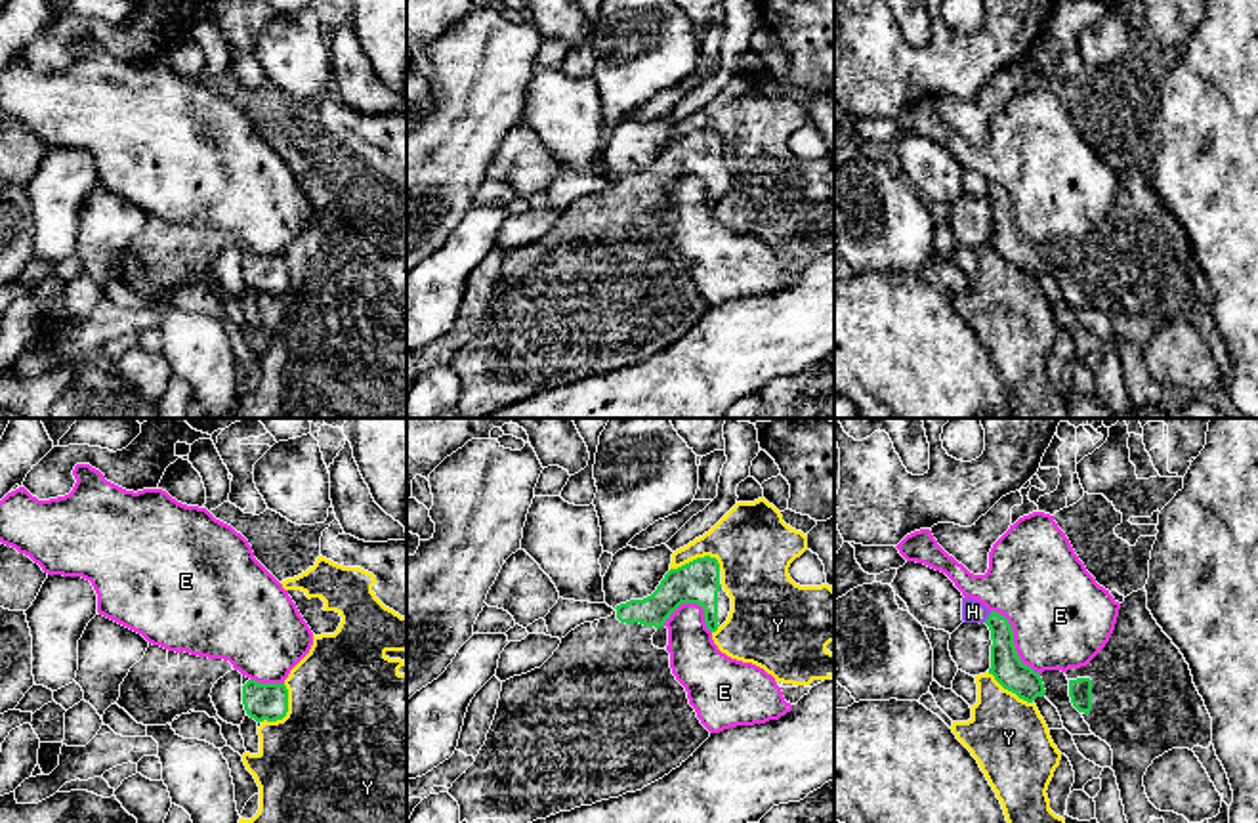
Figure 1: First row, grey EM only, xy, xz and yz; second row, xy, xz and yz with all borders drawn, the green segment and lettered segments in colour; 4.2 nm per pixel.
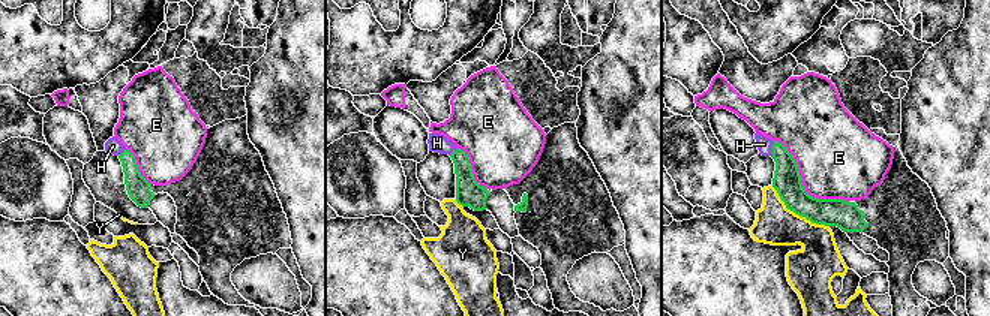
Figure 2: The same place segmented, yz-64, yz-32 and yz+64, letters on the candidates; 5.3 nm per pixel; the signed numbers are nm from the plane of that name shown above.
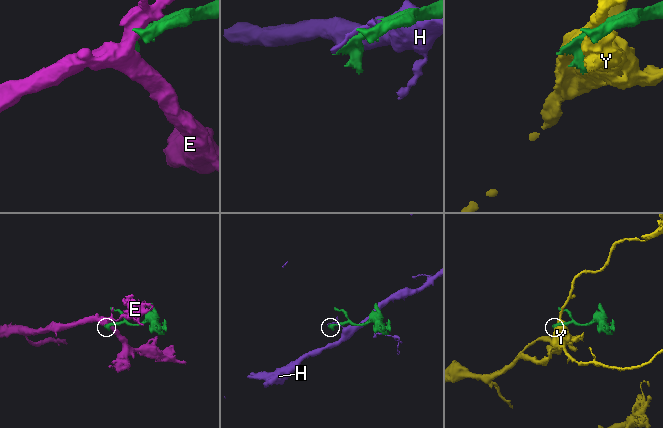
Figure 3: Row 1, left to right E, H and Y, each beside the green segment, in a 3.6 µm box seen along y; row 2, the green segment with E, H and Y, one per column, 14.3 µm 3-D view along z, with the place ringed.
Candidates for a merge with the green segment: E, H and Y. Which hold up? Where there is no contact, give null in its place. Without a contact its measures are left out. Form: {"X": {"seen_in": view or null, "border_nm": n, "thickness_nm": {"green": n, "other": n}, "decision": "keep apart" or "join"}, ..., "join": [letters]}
{"E": {"seen_in": "yz", "border_nm": 340, "thickness_nm": {"green": 140, "other": 420}, "decision": "keep apart"}, "H": {"seen_in": "yz", "border_nm": 60, "thickness_nm": {"green": 140, "other": 100}, "decision": "keep apart"}, "Y": {"seen_in": "xz", "border_nm": 220, "thickness_nm": {"green": 180, "other": 320}, "decision": "keep apart"}, "join": []}

